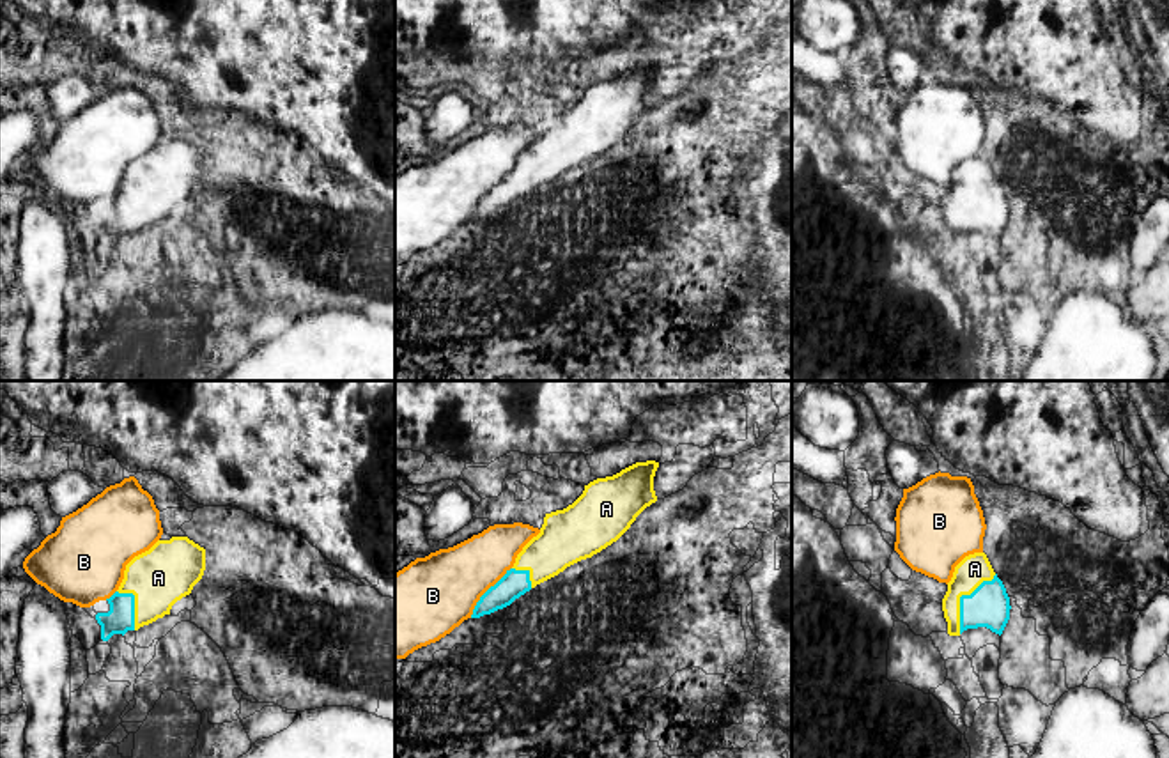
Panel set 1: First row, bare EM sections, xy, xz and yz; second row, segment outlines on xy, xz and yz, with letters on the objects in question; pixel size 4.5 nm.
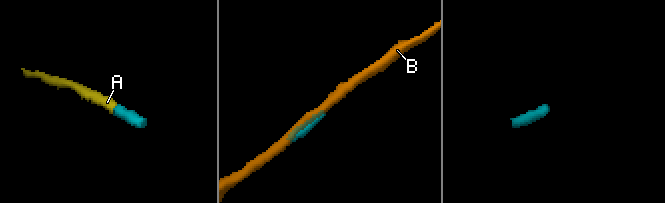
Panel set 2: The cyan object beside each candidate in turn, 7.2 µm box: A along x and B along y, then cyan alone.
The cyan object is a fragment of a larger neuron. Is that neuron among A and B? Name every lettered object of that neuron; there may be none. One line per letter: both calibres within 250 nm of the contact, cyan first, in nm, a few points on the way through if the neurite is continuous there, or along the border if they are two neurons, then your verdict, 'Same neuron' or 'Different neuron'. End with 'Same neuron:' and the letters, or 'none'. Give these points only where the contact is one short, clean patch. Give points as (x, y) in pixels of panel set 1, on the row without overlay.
A: Thickness 190 nm (cyan) against 140 nm. Path across: yz (987, 209), (976, 201), (960, 201), (975, 186), (975, 172). Same neuron
B: Thickness 120 nm (cyan) against 360 nm. Different neuron
Same neuron: A

